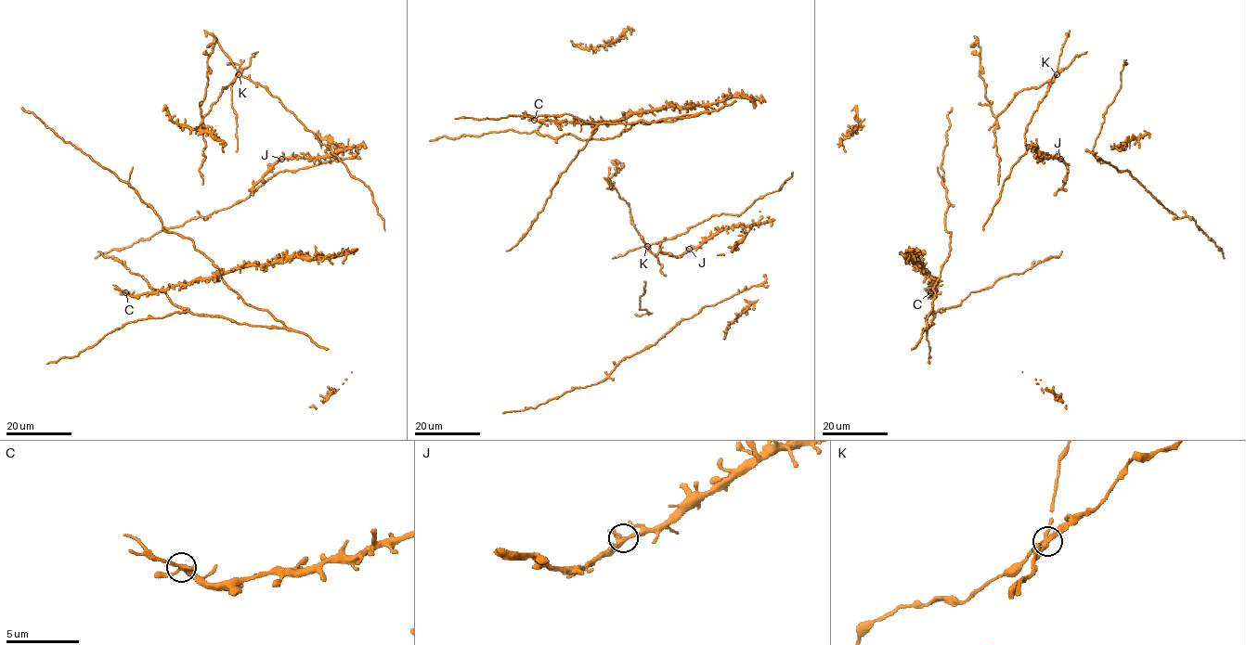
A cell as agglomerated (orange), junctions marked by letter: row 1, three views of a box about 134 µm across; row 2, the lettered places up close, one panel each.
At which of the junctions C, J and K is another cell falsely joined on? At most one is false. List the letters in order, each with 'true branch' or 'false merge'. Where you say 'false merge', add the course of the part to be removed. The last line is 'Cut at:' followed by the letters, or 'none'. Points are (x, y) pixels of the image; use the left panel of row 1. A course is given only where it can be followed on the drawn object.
C: true branch
J: true branch
K: false merge
Cut at: K

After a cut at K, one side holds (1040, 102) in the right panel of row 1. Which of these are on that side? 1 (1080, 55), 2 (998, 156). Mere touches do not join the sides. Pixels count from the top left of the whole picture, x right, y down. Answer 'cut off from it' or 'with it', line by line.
1: cut off from it
2: cut off from it

